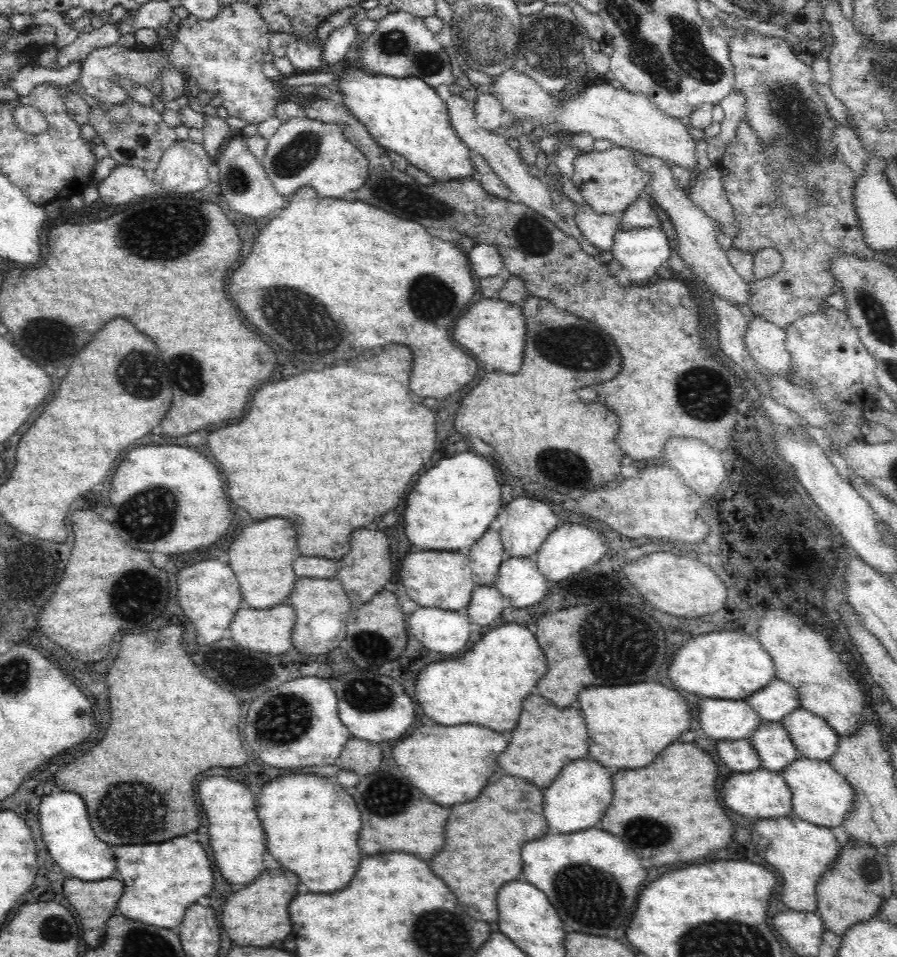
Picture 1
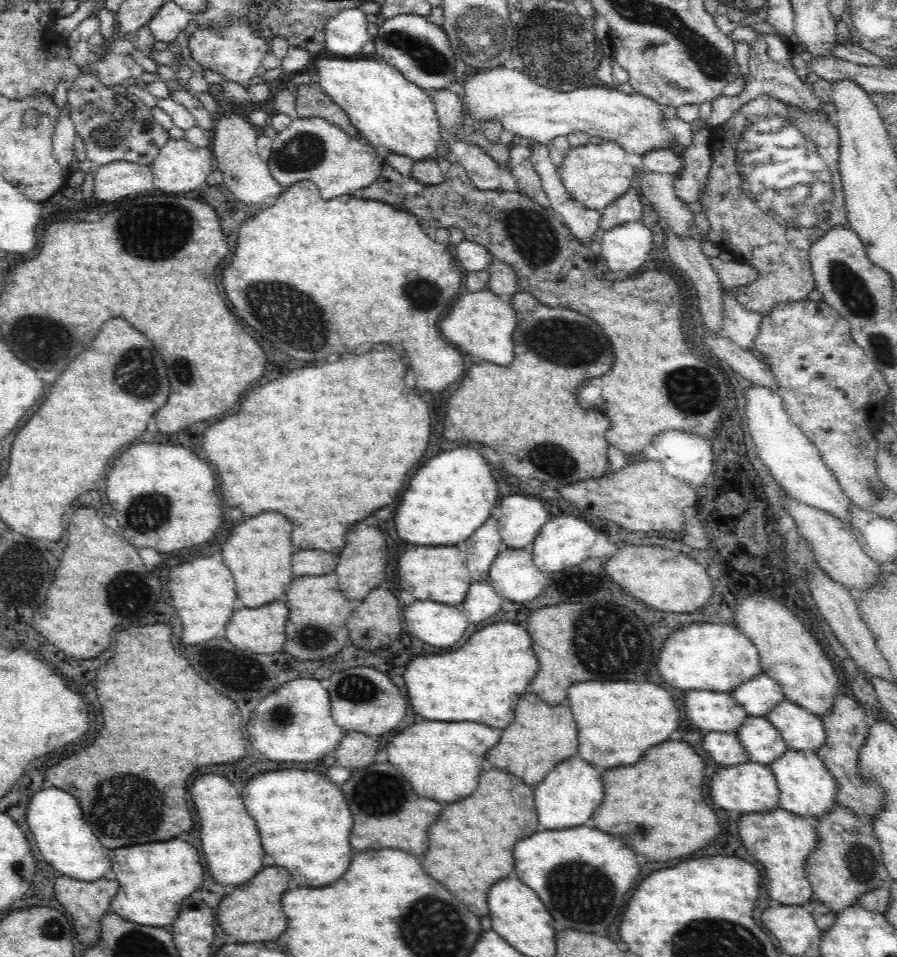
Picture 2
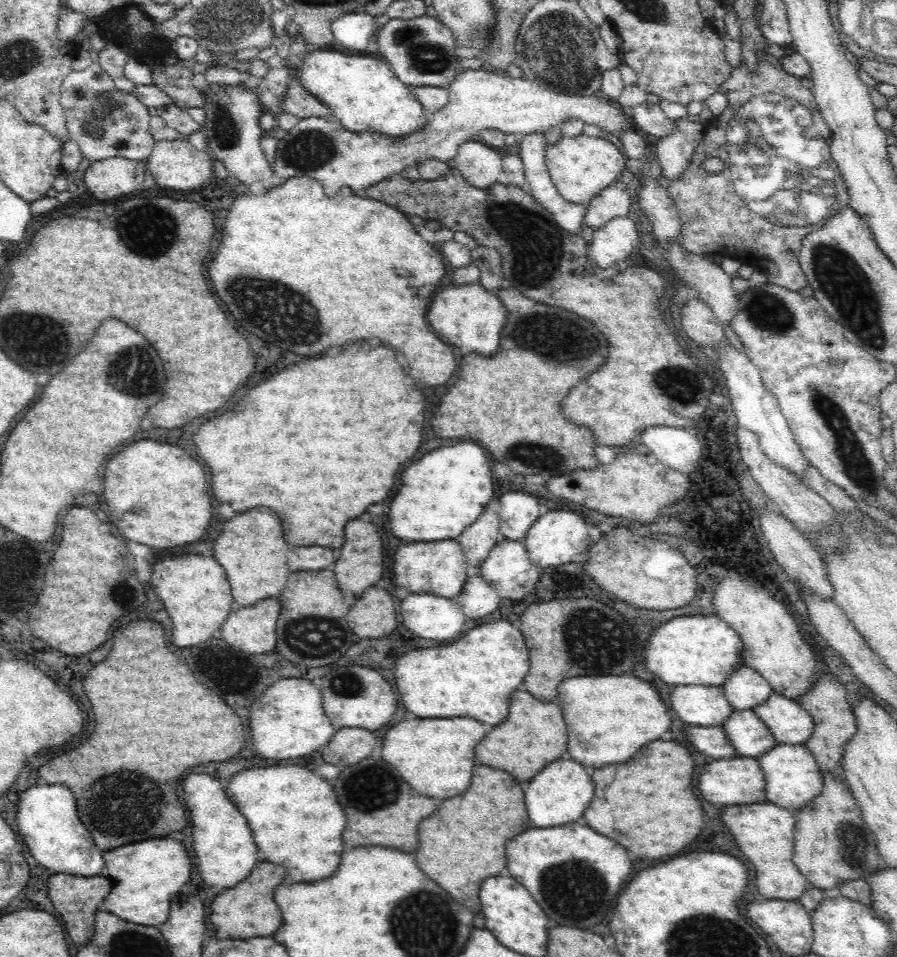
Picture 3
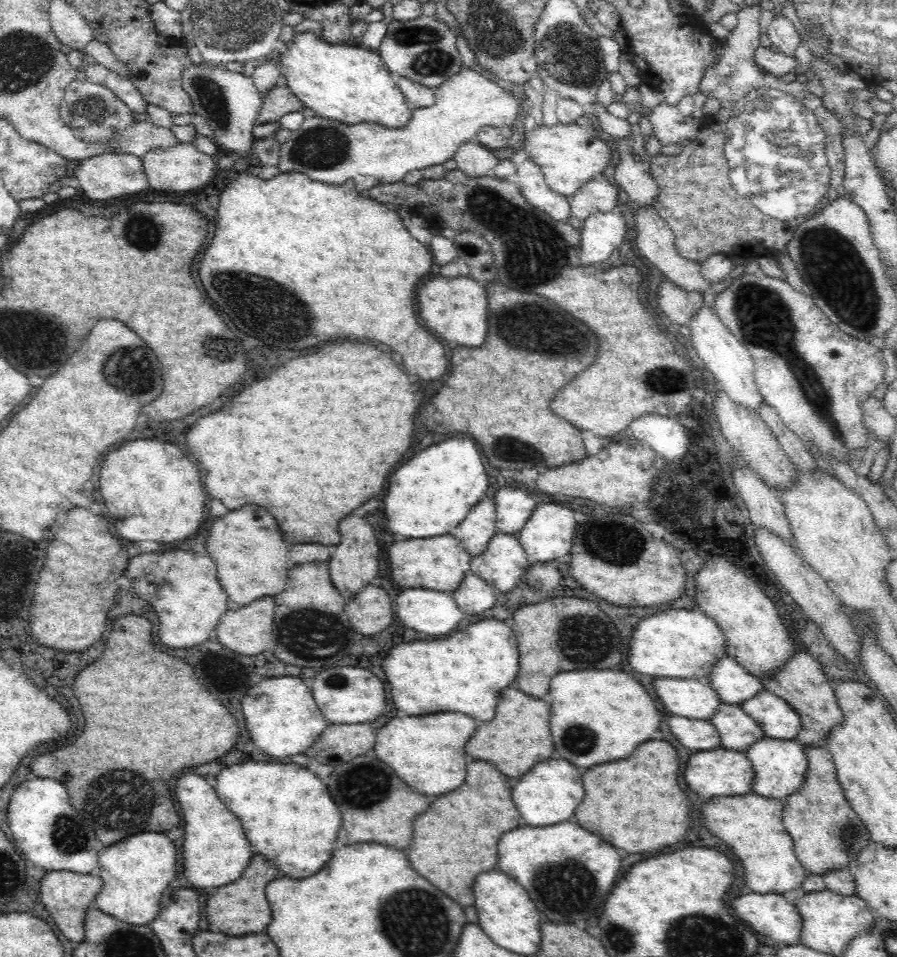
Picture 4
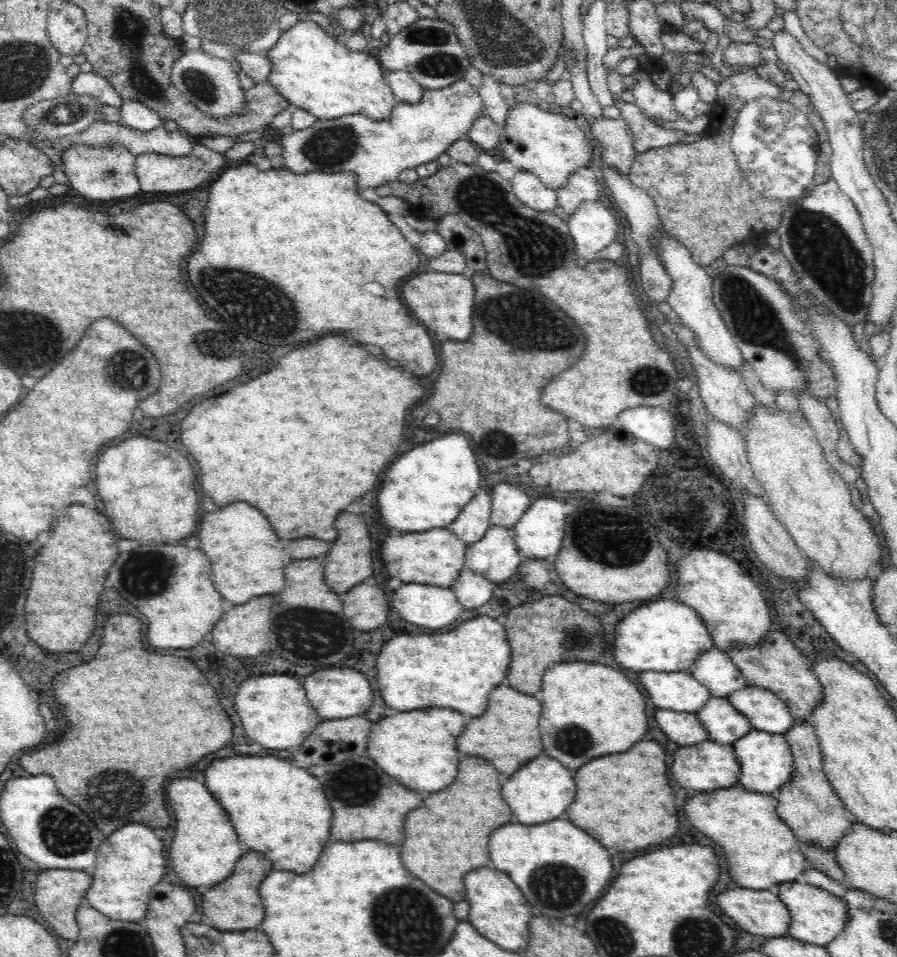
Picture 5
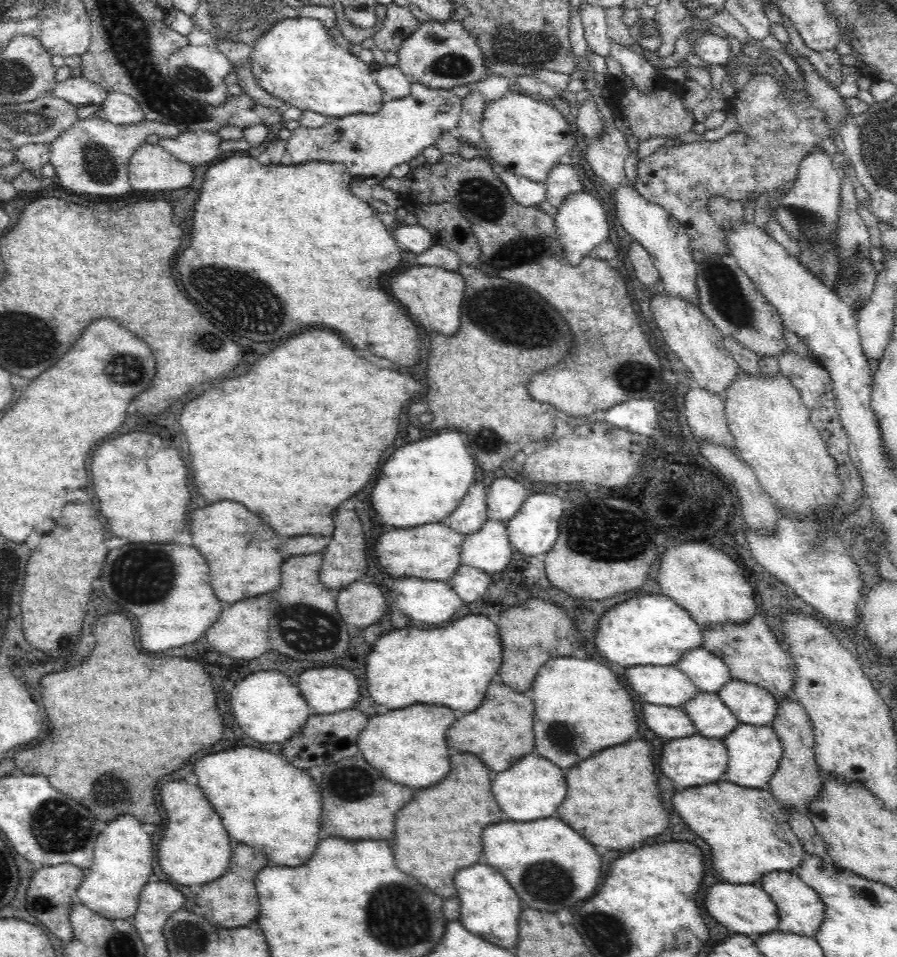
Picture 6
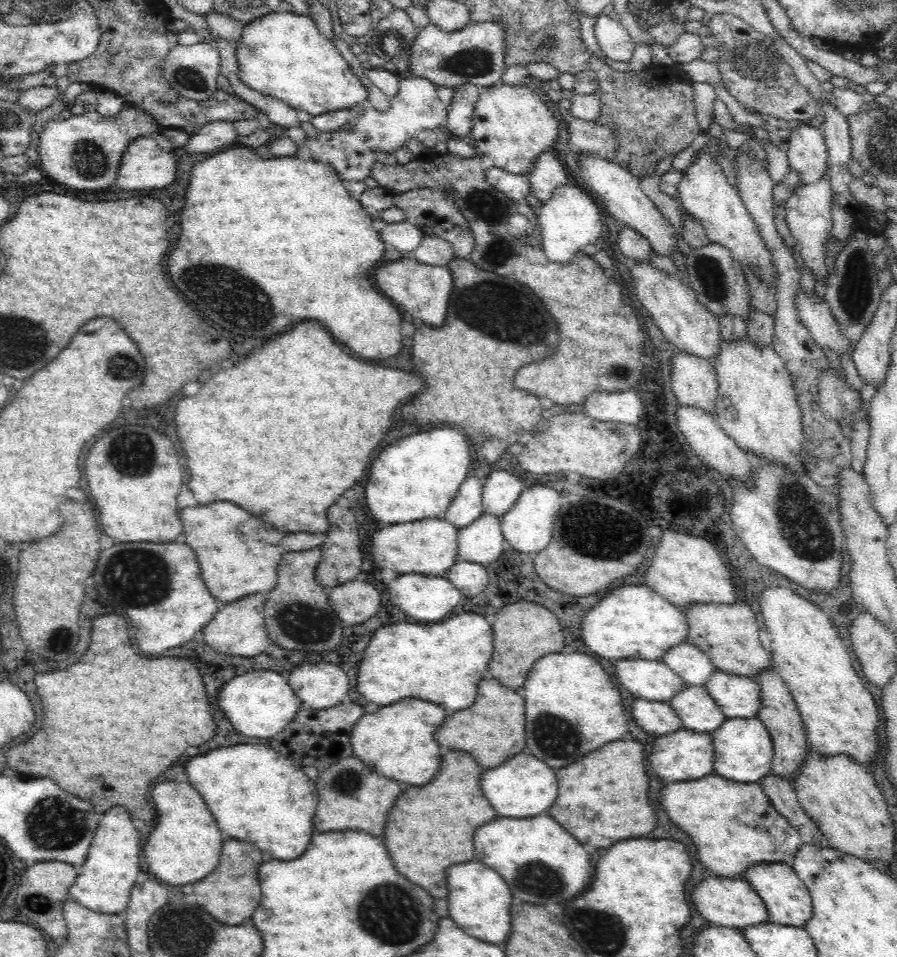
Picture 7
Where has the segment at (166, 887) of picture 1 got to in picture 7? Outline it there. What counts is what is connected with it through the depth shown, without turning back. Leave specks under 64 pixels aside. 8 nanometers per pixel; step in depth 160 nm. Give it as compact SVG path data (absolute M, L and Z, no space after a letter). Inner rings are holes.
M116 806L116 808L110 809L108 814L102 814L98 818L97 830L94 833L87 856L84 858L84 864L81 864L78 868L74 884L70 885L68 891L71 896L70 900L80 903L94 912L122 914L128 904L132 886L134 886L136 880L141 878L140 860L138 859L141 853L140 850L140 835L138 835L137 827L133 825L132 818L128 816L126 808Z

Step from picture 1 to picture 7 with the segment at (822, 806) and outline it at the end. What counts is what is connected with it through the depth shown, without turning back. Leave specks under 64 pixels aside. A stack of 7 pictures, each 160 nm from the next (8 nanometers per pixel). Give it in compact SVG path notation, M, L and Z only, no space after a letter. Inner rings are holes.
M758 717L725 719L714 733L709 734L714 748L714 774L736 782L756 782L768 774L773 750L770 733Z

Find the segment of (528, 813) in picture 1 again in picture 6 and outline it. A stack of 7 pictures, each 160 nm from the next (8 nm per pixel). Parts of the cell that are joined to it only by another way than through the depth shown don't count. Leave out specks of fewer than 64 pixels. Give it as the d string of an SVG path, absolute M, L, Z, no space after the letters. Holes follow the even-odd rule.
M454 754L450 774L430 790L418 790L394 818L394 858L398 870L414 876L442 898L456 896L452 878L460 868L478 862L482 844L480 834L486 826L500 822L502 810L490 792L488 768L474 754Z

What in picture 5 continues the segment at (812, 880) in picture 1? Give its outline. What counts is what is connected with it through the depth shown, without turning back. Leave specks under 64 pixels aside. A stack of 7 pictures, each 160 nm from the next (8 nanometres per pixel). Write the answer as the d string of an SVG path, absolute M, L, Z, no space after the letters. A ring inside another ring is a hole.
M740 784L730 789L716 789L712 792L714 794L696 794L694 798L688 798L684 802L684 812L698 832L706 834L710 840L720 844L728 860L730 878L736 884L740 884L742 888L750 888L750 890L767 890L766 888L772 884L795 882L796 876L805 872L807 858L802 853L800 843L792 830L781 820L775 810L776 795L755 793L744 789Z

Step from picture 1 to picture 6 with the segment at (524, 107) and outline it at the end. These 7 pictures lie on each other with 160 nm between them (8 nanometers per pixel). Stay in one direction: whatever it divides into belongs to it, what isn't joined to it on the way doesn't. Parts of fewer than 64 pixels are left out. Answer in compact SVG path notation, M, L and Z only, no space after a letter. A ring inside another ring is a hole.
M411 82L410 94L404 98L383 102L376 114L349 114L342 118L329 117L328 122L313 129L300 126L292 131L286 150L294 165L304 162L334 162L344 165L356 184L372 188L390 176L394 166L412 160L444 132L455 133L461 98L449 90L428 88Z

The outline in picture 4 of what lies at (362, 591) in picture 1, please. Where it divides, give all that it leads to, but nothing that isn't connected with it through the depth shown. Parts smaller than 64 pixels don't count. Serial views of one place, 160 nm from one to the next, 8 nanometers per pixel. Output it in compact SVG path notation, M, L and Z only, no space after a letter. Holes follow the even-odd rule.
M346 516L340 526L338 526L338 532L342 536L340 544L336 546L334 556L330 558L330 580L336 587L336 590L348 600L352 598L362 586L366 586L378 576L378 540L374 536L374 530L372 526L364 520L364 518L358 518L358 516Z

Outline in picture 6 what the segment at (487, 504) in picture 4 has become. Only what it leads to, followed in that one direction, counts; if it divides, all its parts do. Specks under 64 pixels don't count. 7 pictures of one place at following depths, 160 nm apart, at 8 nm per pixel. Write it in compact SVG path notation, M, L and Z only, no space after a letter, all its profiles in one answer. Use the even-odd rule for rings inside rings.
M473 481L466 490L466 494L462 496L460 504L446 518L446 524L465 536L480 530L481 524L487 519L486 494L487 486Z

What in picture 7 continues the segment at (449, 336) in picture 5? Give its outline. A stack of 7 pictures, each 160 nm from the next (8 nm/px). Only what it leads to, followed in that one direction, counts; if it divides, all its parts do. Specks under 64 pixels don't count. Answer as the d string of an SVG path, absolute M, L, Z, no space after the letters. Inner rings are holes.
M406 254L380 266L374 278L378 278L378 288L382 290L382 294L386 294L392 302L396 302L404 310L415 328L422 324L431 327L444 324L446 306L448 306L450 290L452 290L452 273L447 266L422 264L412 254Z

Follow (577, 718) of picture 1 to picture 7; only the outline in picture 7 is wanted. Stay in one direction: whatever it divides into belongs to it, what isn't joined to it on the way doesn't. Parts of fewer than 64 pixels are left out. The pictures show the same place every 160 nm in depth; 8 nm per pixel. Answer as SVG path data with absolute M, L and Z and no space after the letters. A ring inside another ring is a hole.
M482 680L478 684L478 698L474 706L464 712L454 712L438 728L438 744L450 750L464 750L474 754L480 766L496 768L510 756L524 750L524 700L514 690L500 686L496 680Z

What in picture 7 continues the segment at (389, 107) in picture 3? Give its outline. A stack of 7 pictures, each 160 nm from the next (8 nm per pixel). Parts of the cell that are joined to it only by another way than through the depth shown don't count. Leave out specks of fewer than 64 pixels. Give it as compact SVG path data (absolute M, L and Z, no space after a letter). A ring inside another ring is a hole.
M278 12L256 18L253 22L244 25L240 40L233 46L238 61L238 72L236 72L238 78L252 90L278 98L292 108L306 110L308 114L316 116L367 104L368 93L360 78L350 71L351 68L348 67L346 59L318 31L318 26L315 26L313 20L306 15L295 12Z

